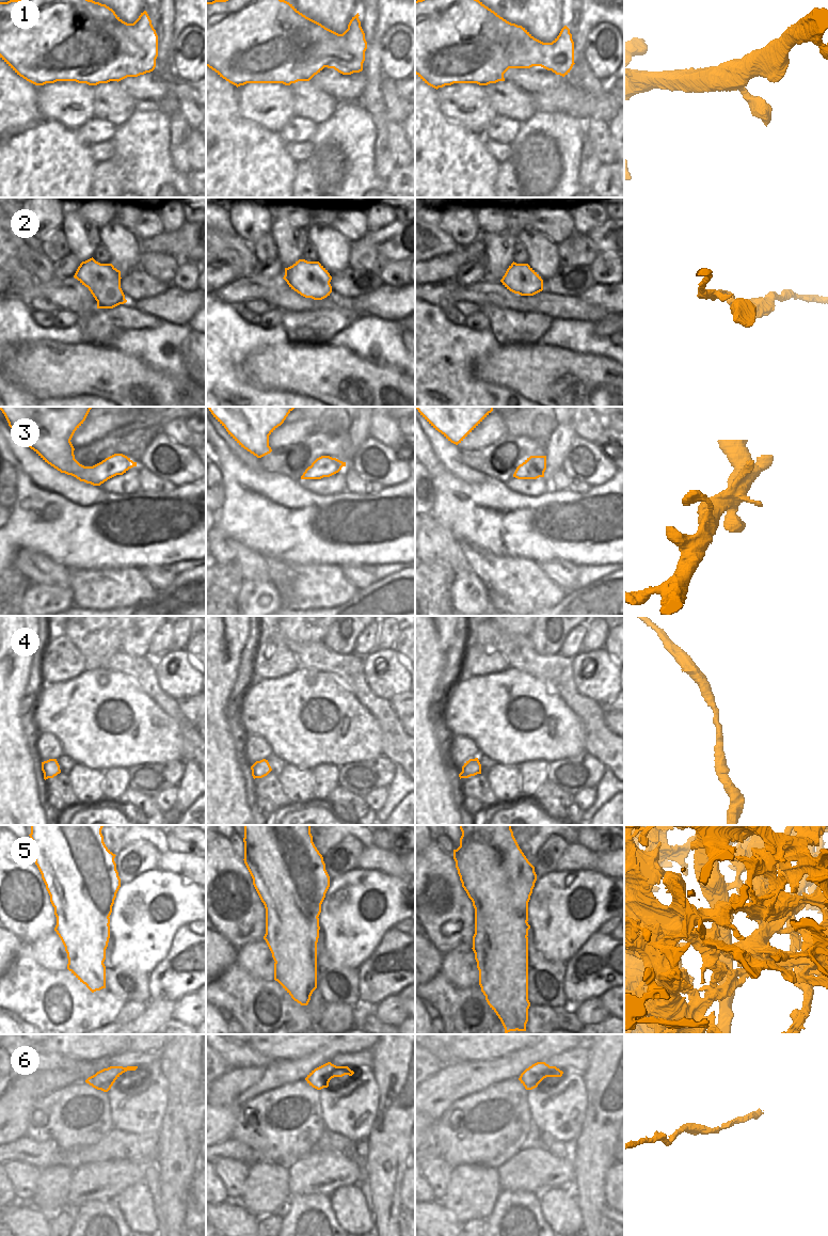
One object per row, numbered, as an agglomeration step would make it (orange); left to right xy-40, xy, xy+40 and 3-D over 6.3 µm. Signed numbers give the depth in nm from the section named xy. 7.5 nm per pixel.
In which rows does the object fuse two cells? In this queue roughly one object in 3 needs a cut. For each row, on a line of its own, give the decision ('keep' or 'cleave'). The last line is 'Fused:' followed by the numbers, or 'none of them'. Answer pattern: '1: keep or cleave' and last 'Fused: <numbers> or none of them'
1: keep
2: keep
3: keep
4: keep
5: cleave
6: keep
Fused: 5

